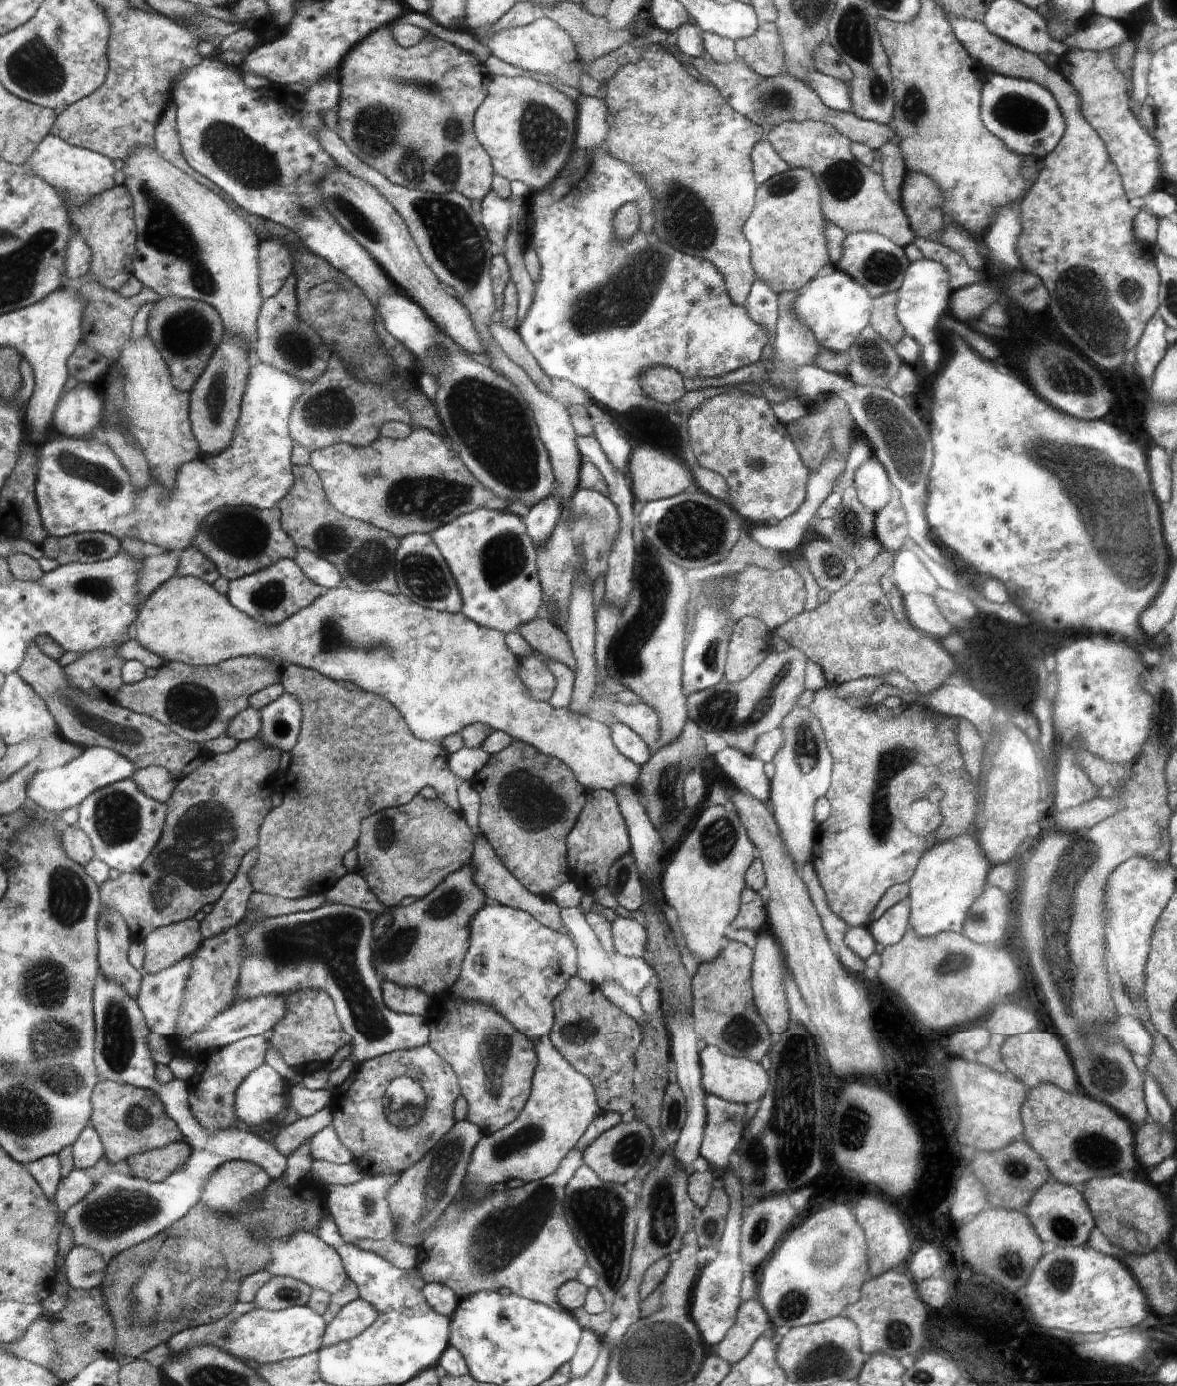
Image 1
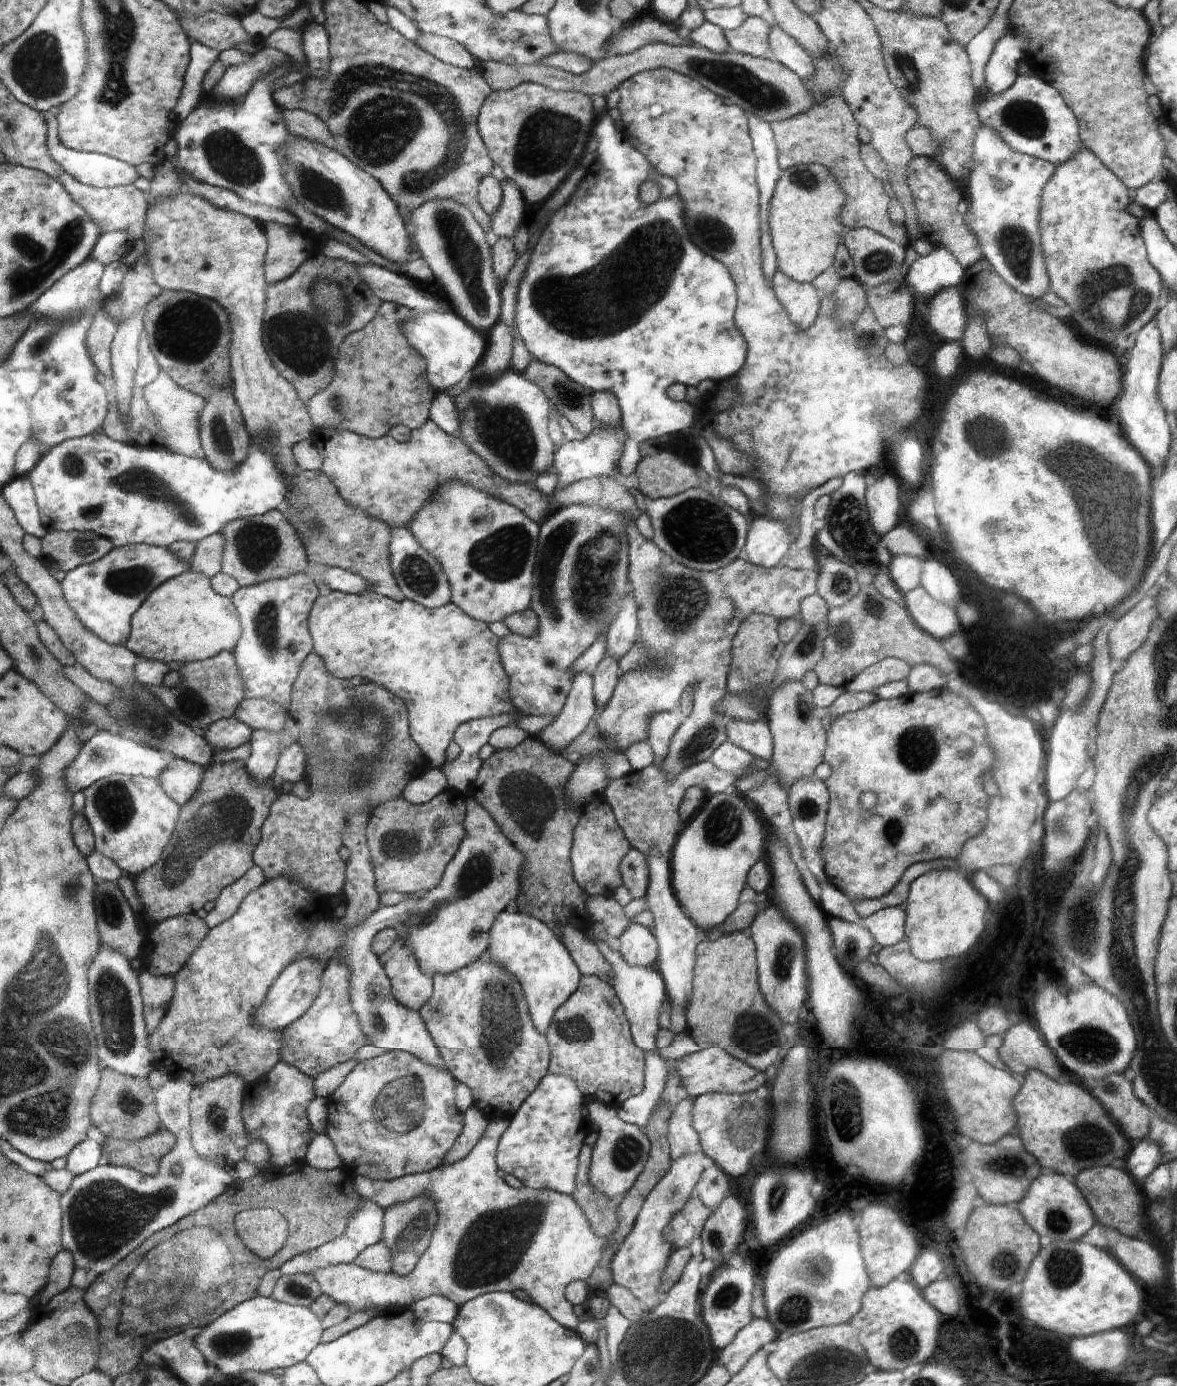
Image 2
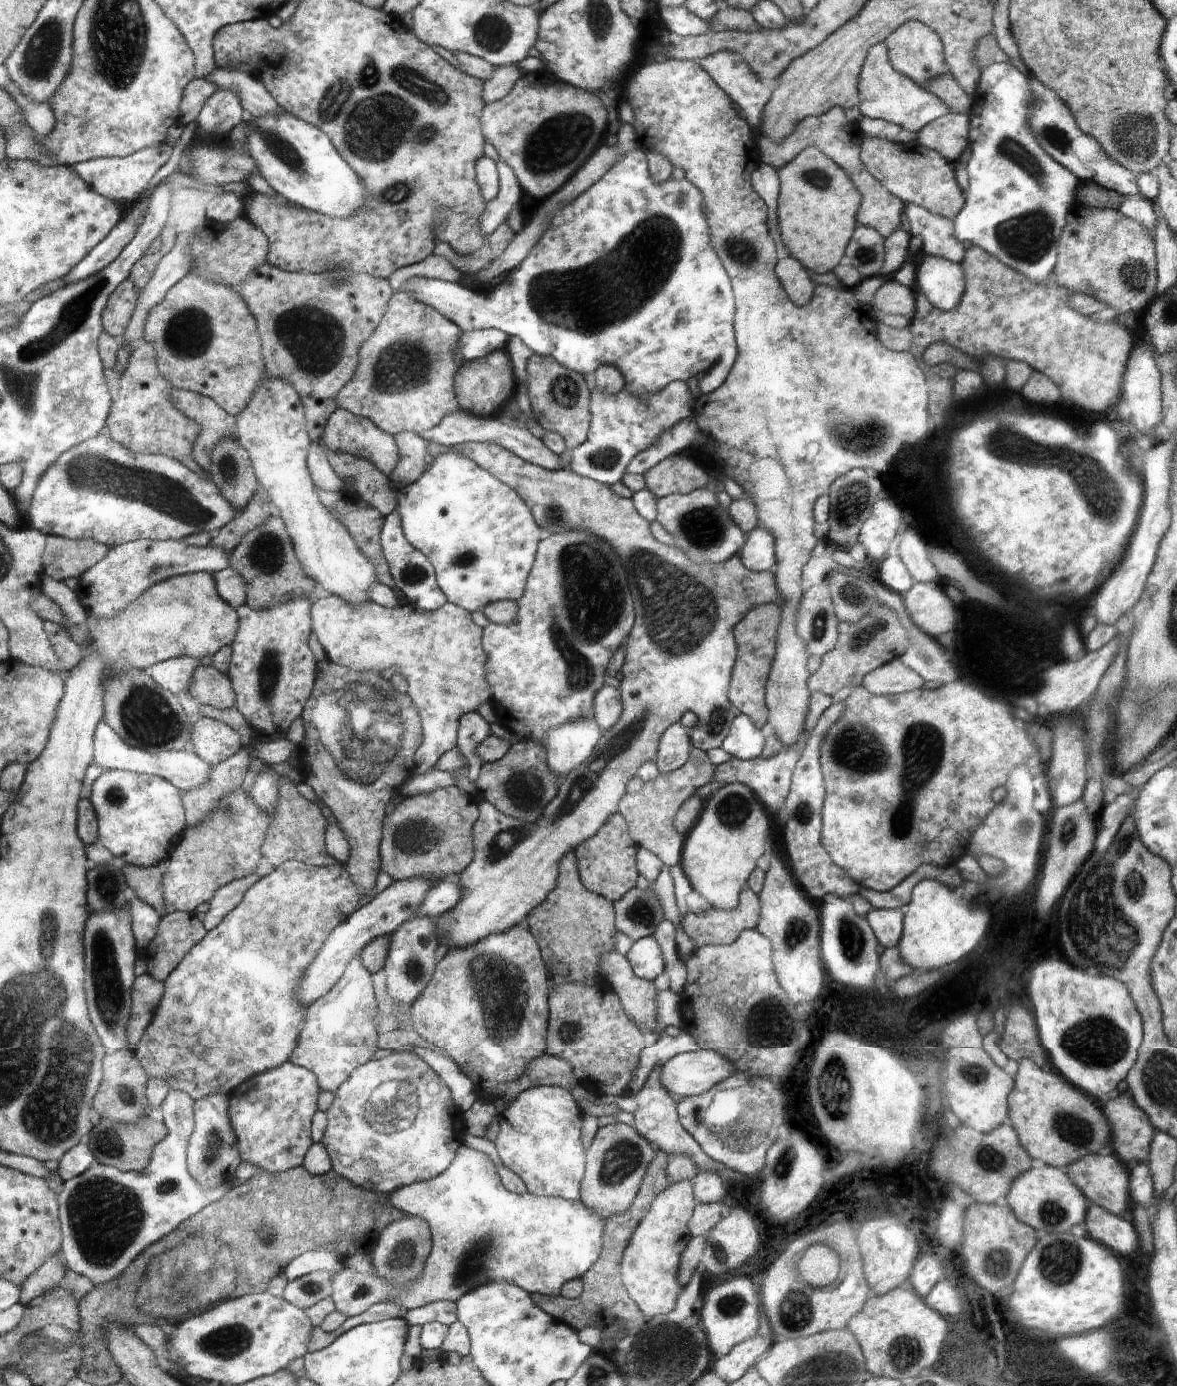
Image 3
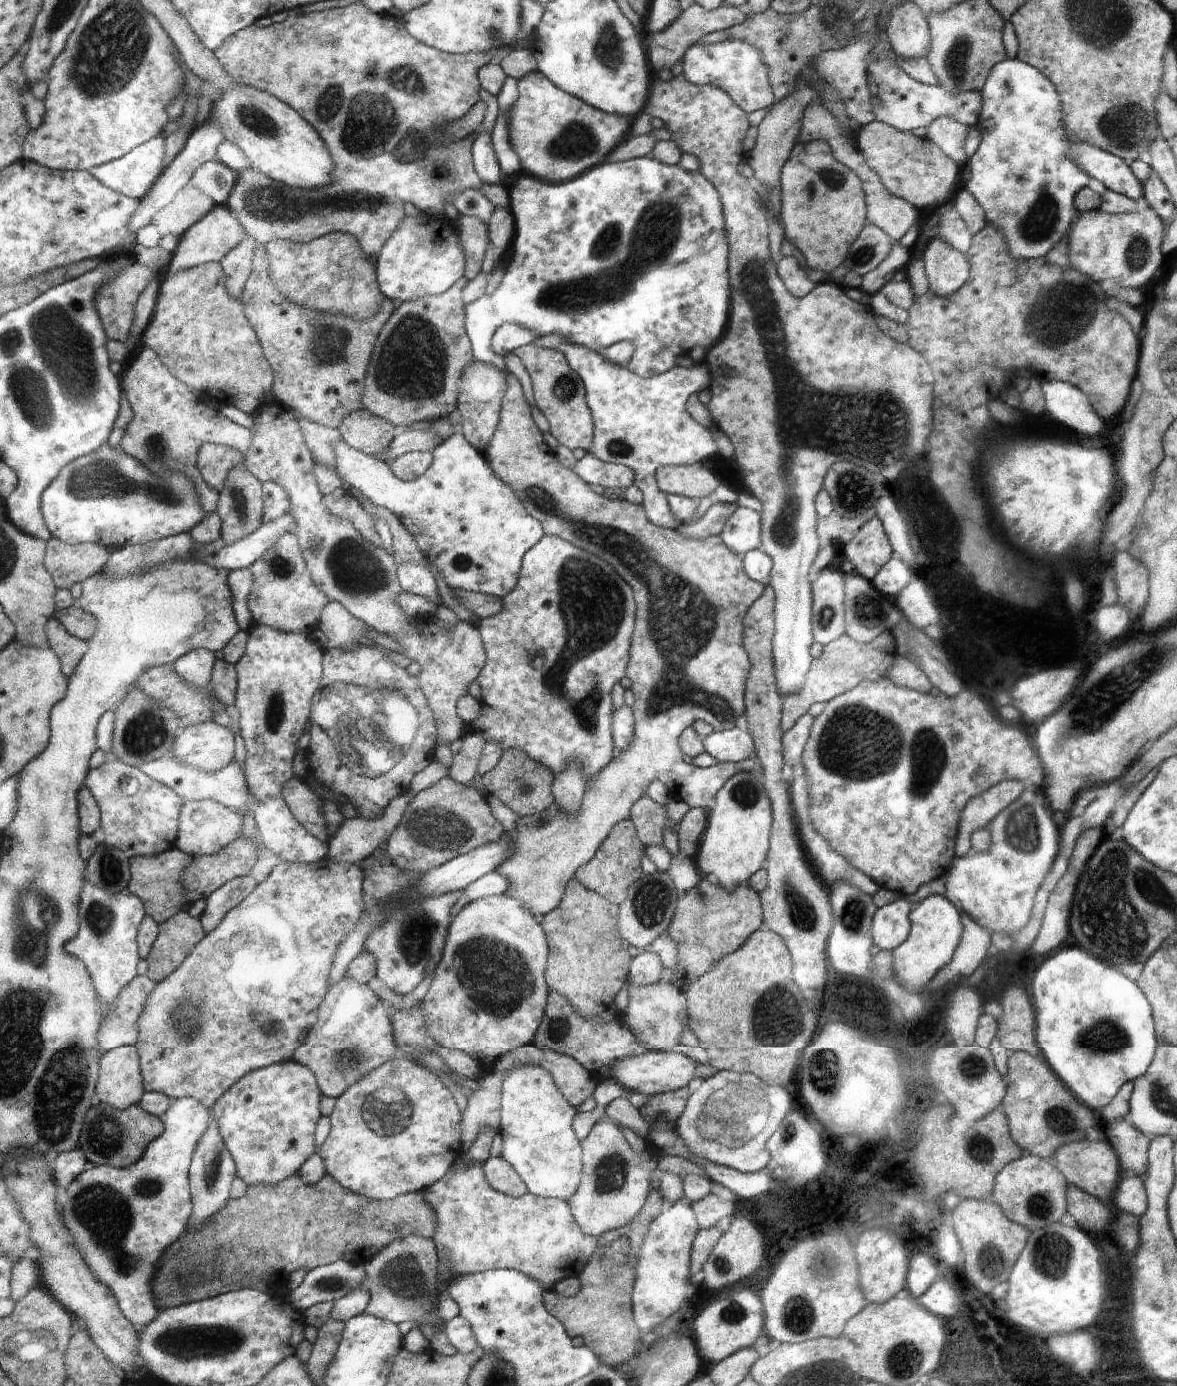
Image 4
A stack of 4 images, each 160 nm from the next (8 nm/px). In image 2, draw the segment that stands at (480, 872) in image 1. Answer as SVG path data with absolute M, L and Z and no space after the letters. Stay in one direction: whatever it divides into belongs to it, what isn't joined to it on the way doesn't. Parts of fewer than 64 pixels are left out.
M567 923L561 928L560 940L569 950L572 960L584 976L600 976L610 982L613 970L607 958L600 952L594 941L586 938L574 924Z

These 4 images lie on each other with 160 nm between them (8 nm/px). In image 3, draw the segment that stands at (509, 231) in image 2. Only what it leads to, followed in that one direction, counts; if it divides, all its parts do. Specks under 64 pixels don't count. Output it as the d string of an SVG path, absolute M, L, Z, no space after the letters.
M502 158L498 159L496 164L499 174L499 191L492 200L488 201L480 220L484 236L487 237L505 222L508 212L520 202L522 194L521 184L514 174L514 169Z

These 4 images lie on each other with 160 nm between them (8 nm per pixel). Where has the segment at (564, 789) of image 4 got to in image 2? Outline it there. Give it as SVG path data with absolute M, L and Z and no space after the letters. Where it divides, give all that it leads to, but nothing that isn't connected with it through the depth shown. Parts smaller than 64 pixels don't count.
M579 672L573 680L572 690L565 700L564 710L557 718L535 736L550 750L562 753L586 728L592 726L596 714L592 675Z

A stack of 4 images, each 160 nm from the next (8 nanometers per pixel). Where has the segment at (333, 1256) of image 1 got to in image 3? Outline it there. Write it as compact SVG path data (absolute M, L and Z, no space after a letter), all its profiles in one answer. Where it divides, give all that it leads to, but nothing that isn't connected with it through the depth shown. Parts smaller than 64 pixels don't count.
M462 1145L460 1150L457 1151L456 1158L450 1163L450 1166L441 1174L436 1176L436 1178L427 1180L426 1182L415 1182L406 1186L406 1188L400 1188L398 1192L390 1194L389 1201L397 1208L403 1211L406 1215L418 1216L424 1219L429 1224L429 1228L432 1230L432 1241L433 1250L432 1254L429 1256L428 1263L425 1264L425 1271L420 1279L398 1289L396 1285L391 1285L389 1281L385 1278L379 1277L374 1273L359 1273L348 1269L344 1266L342 1270L339 1270L333 1276L333 1294L332 1298L335 1304L335 1310L341 1312L344 1316L353 1317L354 1315L360 1315L364 1311L368 1311L373 1304L381 1303L382 1301L387 1301L390 1299L396 1304L403 1306L408 1309L415 1309L423 1307L424 1305L433 1303L434 1301L454 1301L458 1300L463 1294L466 1294L469 1290L474 1287L488 1282L488 1280L508 1280L508 1282L514 1282L518 1284L520 1288L526 1288L530 1294L538 1292L538 1294L546 1296L558 1296L561 1294L562 1288L564 1288L565 1283L568 1283L572 1279L580 1279L582 1275L586 1274L593 1267L593 1264L601 1256L602 1248L604 1248L604 1232L605 1232L605 1222L596 1214L596 1212L587 1208L587 1206L580 1200L570 1200L563 1199L562 1197L550 1197L534 1195L530 1192L524 1193L524 1196L520 1194L512 1194L508 1192L509 1189L501 1183L501 1177L497 1172L497 1166L494 1165L492 1159L488 1157L487 1153L483 1151L477 1151Z

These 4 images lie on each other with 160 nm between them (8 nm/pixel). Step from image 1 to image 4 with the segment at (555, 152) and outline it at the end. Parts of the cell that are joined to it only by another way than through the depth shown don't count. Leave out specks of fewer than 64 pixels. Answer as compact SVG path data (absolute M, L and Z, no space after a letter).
M539 70L517 82L518 98L511 109L509 139L518 153L521 168L546 182L565 183L580 172L606 162L606 156L626 138L630 122L586 104L567 93Z

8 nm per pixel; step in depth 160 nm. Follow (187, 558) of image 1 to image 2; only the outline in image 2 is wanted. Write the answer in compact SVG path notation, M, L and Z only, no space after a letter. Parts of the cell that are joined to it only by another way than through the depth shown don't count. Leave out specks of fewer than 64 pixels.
M214 533L199 540L189 562L190 570L205 574L210 579L220 574L221 564L224 562L224 543L222 533Z

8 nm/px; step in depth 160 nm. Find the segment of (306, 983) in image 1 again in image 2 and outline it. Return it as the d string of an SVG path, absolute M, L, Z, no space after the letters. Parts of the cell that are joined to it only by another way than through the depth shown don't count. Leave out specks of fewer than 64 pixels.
M420 894L411 895L405 900L401 901L394 906L380 906L376 909L369 917L361 921L358 925L348 924L344 916L339 918L339 920L334 924L322 924L310 938L310 946L308 946L308 954L318 954L322 950L332 950L332 958L334 956L344 955L347 960L347 965L352 968L352 988L351 998L353 1000L353 1009L354 1012L358 1015L358 1020L361 1023L362 1032L365 1033L365 1044L374 1045L380 1048L384 1048L387 1051L404 1051L413 1054L415 1057L420 1058L420 1060L425 1061L427 1065L436 1065L439 1069L447 1069L445 1060L442 1058L441 1051L437 1047L436 1042L432 1040L430 1032L427 1030L427 1026L423 1021L421 1013L415 1011L414 1009L406 1008L405 1005L402 1005L394 996L392 991L392 981L389 979L388 974L385 972L385 967L383 964L380 964L378 955L372 950L372 941L377 932L380 932L382 929L390 928L393 929L402 924L405 919L417 908L418 901L420 900Z

